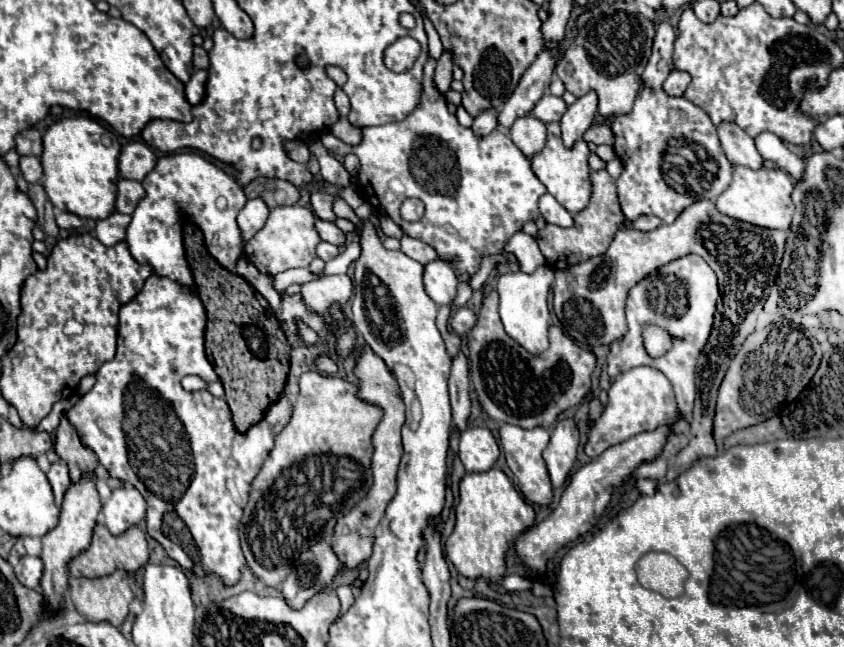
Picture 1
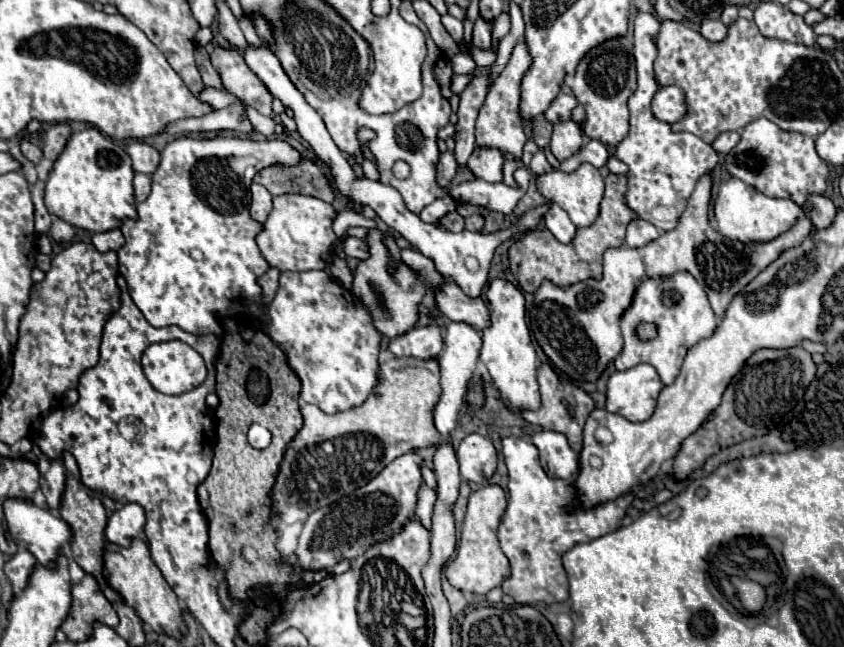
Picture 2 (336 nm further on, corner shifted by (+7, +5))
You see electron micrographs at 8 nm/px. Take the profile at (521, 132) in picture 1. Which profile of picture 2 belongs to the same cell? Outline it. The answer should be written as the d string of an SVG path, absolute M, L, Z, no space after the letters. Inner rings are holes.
M535 121L531 127L531 139L543 149L551 141L551 131L553 131L553 125L549 121Z

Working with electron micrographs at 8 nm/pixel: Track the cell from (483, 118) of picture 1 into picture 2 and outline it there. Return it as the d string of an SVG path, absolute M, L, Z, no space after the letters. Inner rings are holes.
M445 151L437 165L437 181L439 185L447 185L457 173L457 159L453 159L453 151Z

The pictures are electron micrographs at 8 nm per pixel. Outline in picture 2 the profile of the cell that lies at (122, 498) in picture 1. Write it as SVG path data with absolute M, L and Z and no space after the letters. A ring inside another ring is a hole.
M127 503L107 519L105 539L115 545L127 547L131 539L143 529L143 525L145 525L143 507L137 503Z

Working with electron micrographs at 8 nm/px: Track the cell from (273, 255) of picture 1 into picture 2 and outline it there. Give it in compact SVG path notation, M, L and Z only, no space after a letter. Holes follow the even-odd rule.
M287 193L273 197L273 211L269 213L263 231L257 235L257 245L265 261L279 271L309 271L325 269L331 263L331 245L337 239L331 223L335 219L335 209L309 195Z

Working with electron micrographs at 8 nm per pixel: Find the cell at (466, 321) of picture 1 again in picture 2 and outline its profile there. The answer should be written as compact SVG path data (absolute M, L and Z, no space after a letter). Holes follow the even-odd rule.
M439 325L415 327L409 333L393 339L389 343L389 351L395 357L417 357L417 359L433 359L443 351L443 335Z

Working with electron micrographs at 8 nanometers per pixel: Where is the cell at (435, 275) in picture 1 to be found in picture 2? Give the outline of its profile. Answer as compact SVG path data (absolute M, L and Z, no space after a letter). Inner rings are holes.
M453 281L439 285L439 289L435 291L435 303L437 309L451 321L465 321L479 331L489 325L489 309L481 301L481 297L465 297L465 293Z

